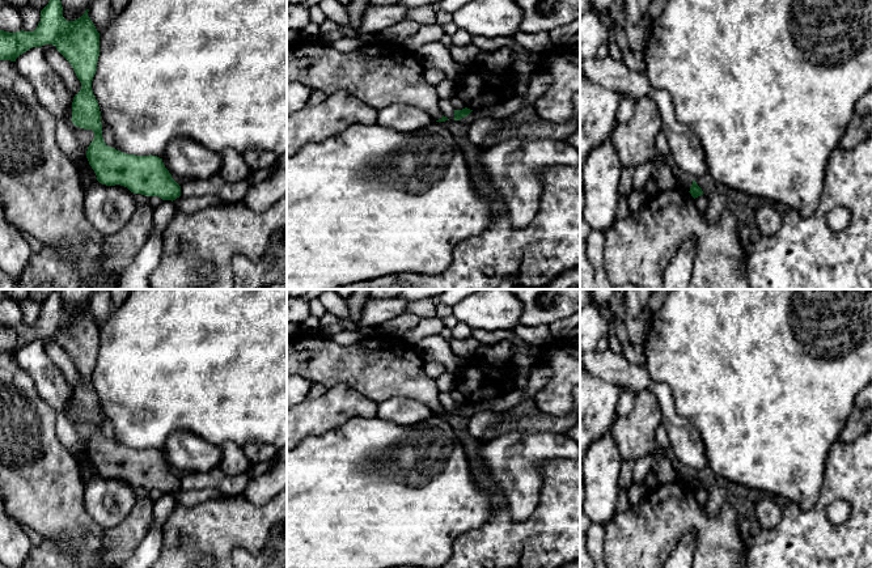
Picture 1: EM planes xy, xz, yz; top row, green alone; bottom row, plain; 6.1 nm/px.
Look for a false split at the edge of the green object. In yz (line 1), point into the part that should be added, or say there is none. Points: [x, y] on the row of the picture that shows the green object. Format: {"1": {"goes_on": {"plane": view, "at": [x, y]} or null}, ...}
{"1": {"goes_on": null}}

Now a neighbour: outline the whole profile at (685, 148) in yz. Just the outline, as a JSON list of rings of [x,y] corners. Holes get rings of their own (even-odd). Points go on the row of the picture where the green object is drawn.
[[[651,88],[651,98],[660,113],[661,131],[666,137],[674,162],[694,179],[708,173],[702,145],[698,137],[677,119],[669,93]]]

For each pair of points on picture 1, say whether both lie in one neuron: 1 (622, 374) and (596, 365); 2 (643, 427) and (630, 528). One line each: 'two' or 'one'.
1: one
2: two

